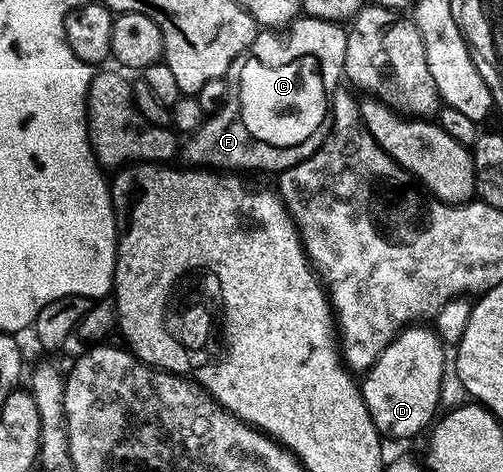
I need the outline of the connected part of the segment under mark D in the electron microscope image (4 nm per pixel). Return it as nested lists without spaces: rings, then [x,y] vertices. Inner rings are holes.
[[[407,326],[395,336],[394,341],[381,352],[376,358],[376,362],[371,368],[365,369],[361,377],[360,387],[364,406],[368,406],[368,414],[376,426],[379,436],[394,440],[406,440],[409,436],[418,436],[427,431],[433,425],[439,415],[440,407],[438,403],[442,400],[442,375],[448,372],[447,349],[444,341],[433,327],[426,326]]]

